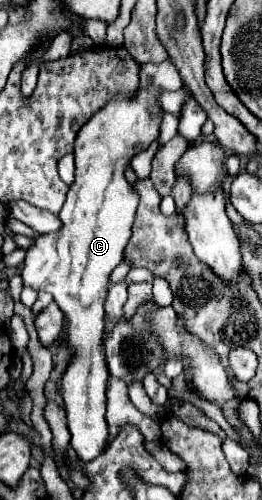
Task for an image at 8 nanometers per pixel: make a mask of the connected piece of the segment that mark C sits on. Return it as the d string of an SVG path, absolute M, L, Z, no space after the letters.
M138 89L134 97L114 97L104 109L100 109L80 131L74 143L74 157L76 157L76 181L72 183L66 203L60 211L60 219L64 221L62 229L58 233L40 235L32 249L26 253L24 269L22 269L22 281L24 287L32 287L38 291L46 291L54 297L58 307L64 311L64 317L68 319L68 343L74 351L72 361L68 363L60 387L62 397L66 403L66 419L68 429L72 433L72 447L76 455L82 461L96 459L106 445L108 439L108 423L106 423L106 381L110 379L104 351L102 351L102 335L104 335L104 299L108 295L108 281L112 269L122 261L124 247L130 239L130 229L134 221L134 213L138 207L138 193L134 187L126 181L124 171L130 165L130 159L148 149L148 145L158 137L160 133L160 121L162 111L158 111L156 105L156 93Z

